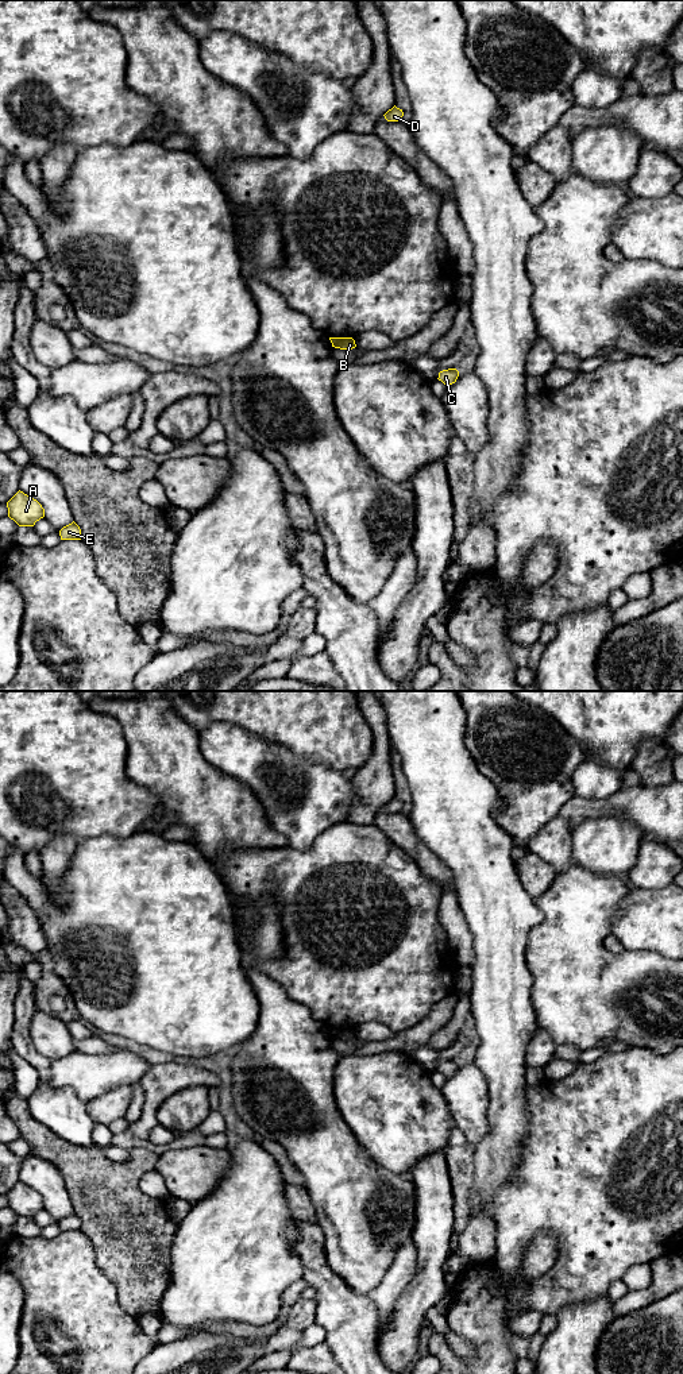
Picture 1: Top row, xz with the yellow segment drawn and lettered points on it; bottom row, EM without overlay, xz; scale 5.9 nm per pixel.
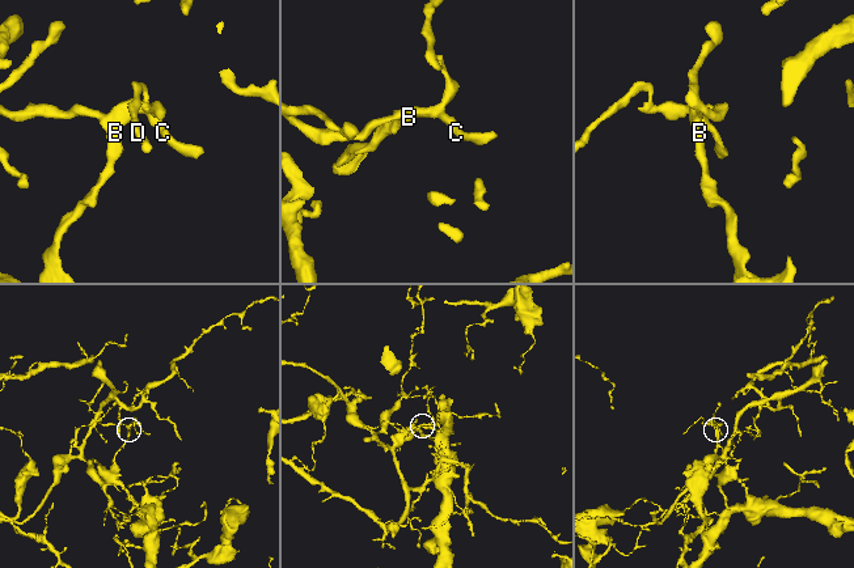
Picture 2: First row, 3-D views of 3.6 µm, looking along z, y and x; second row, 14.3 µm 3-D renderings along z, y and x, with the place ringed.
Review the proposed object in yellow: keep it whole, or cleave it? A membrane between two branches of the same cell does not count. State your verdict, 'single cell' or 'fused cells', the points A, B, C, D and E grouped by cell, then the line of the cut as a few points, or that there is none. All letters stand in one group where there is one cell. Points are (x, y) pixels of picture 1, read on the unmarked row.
fused cells; A C D E / B; cut in xz along (339, 1029), (332, 1035)

